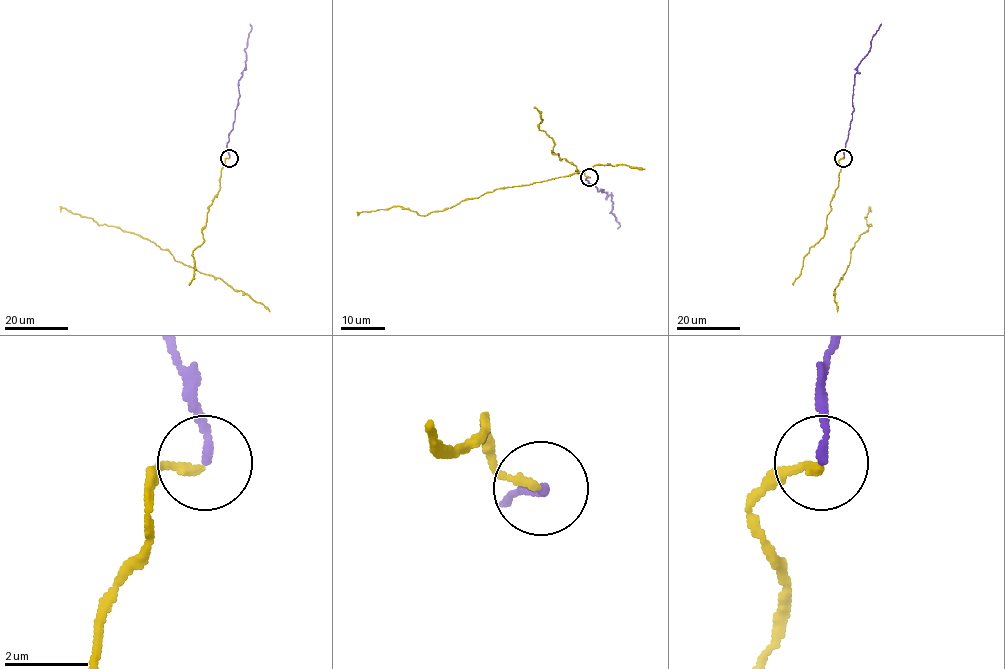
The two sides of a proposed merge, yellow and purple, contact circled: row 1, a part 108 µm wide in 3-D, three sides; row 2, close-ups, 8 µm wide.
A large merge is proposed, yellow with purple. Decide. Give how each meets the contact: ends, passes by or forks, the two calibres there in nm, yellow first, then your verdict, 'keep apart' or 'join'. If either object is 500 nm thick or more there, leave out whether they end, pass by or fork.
yellow ends there; purple ends there; 200 nm thick on the yellow side, 190 nm on the other; join

